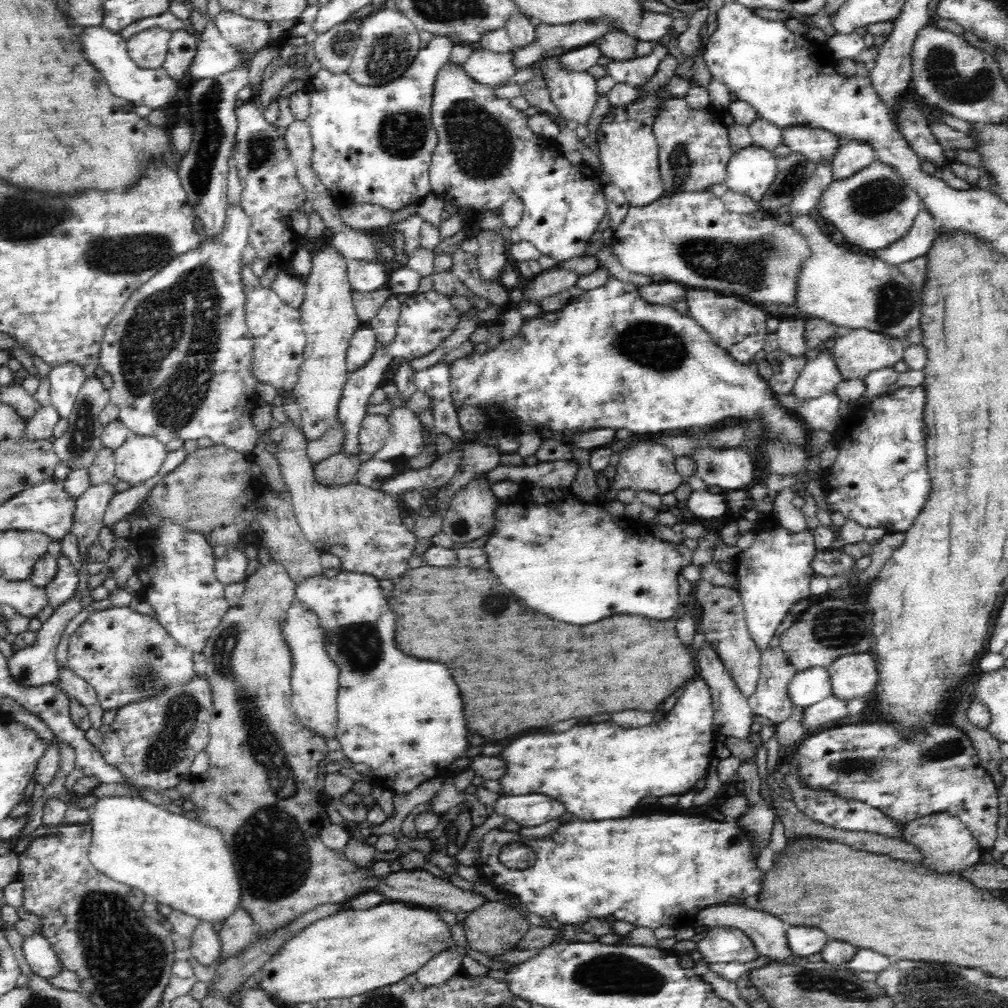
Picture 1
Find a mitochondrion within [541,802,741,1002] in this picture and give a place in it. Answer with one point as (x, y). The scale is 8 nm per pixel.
(611, 973)

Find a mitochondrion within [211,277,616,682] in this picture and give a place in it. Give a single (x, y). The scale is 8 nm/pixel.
(360, 644)

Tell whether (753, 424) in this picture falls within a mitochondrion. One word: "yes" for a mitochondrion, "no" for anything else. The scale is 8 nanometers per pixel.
no

